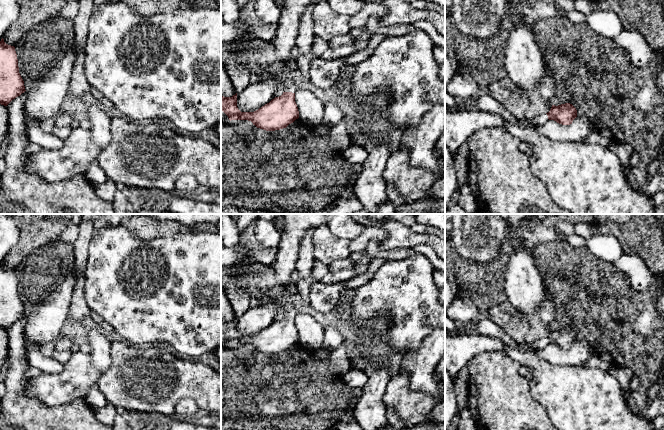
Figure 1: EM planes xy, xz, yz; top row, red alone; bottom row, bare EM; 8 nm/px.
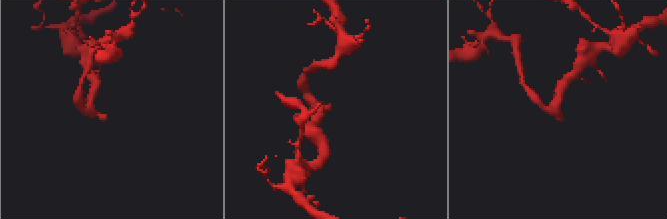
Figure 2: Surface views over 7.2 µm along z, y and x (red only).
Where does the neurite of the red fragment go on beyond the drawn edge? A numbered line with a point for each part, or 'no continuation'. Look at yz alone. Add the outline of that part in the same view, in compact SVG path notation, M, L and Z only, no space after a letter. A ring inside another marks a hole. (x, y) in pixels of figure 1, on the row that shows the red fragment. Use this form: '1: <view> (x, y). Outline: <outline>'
1: yz (539, 120). Outline: M541 114L539 116L532 118L531 122L537 126L540 126L540 125L543 125L544 123L546 123L548 120L549 119L548 119L547 114Z

